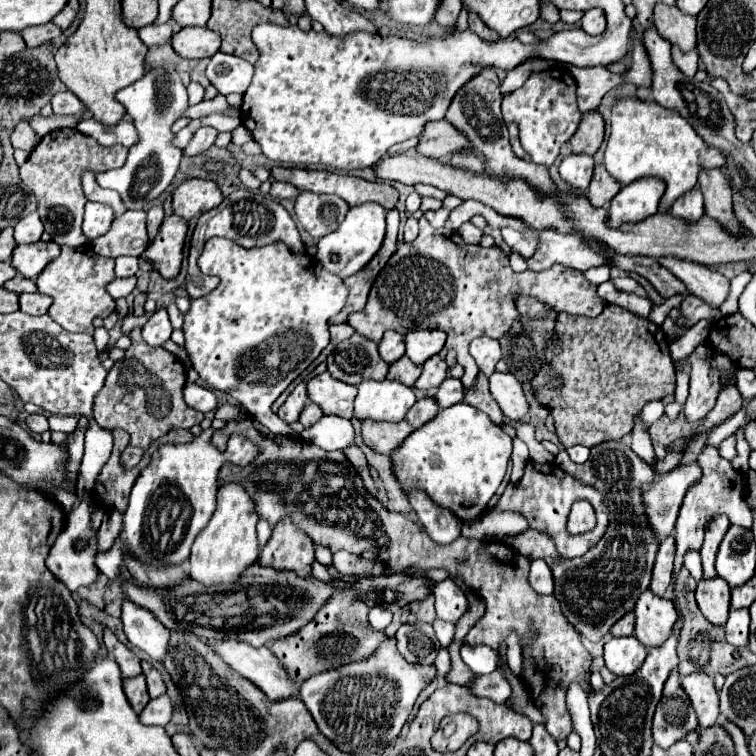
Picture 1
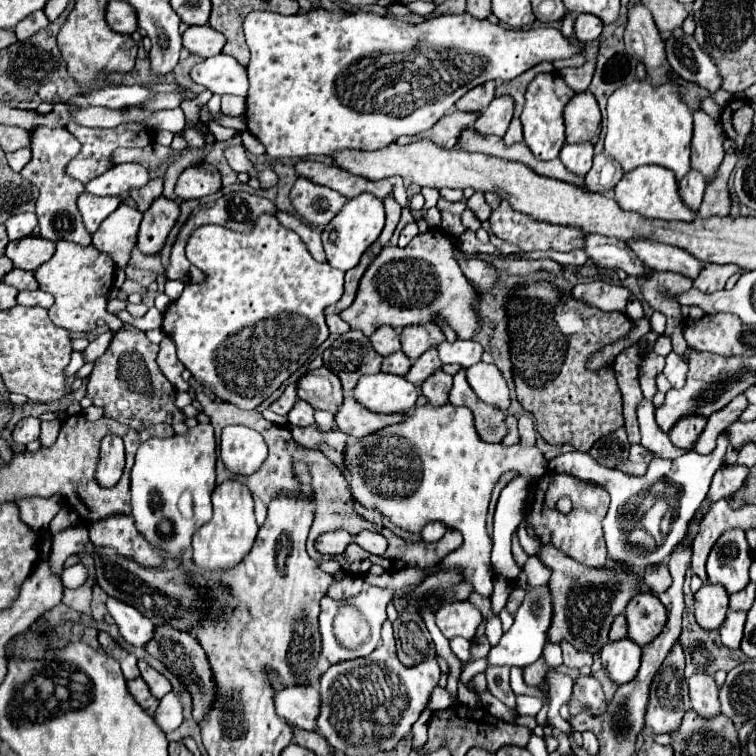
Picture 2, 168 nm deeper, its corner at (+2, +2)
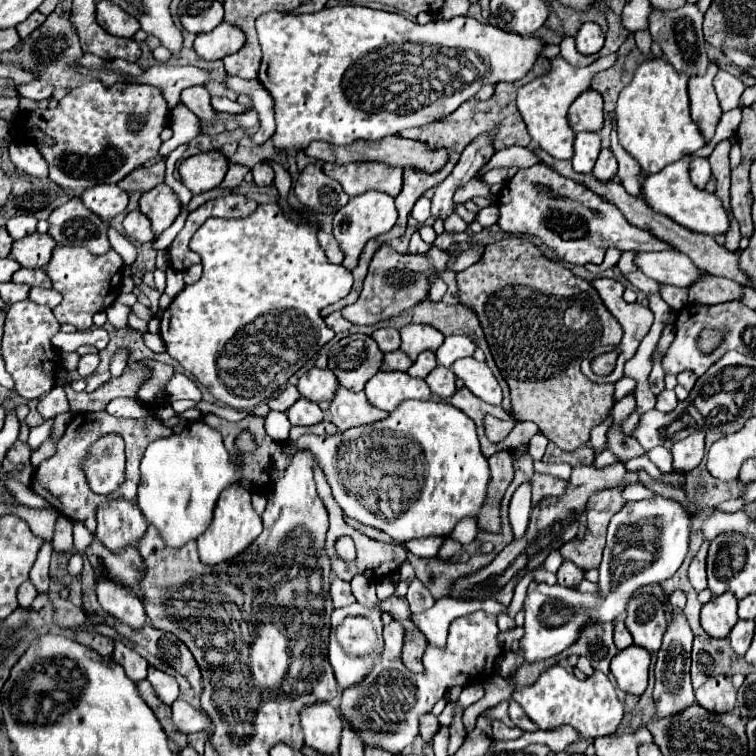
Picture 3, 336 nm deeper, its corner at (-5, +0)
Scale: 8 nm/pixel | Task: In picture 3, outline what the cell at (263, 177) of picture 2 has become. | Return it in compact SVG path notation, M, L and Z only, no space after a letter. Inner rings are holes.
M257 163L253 167L253 179L255 179L257 185L271 185L273 183L273 177L275 177L275 173L273 173L273 169L269 165Z

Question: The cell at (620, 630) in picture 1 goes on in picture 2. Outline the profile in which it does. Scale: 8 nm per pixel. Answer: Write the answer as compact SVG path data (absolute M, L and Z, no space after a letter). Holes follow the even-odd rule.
M618 615L612 623L612 629L610 629L610 641L620 641L622 637L626 637L628 629L626 629L626 619L624 615Z

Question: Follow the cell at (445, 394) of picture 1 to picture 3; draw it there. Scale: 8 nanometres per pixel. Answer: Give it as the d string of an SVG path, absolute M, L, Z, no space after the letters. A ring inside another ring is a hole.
M437 365L425 377L425 381L431 387L431 393L439 395L443 401L447 401L457 391L457 387L455 387L455 373L451 369L447 369L447 367L441 367L441 365Z

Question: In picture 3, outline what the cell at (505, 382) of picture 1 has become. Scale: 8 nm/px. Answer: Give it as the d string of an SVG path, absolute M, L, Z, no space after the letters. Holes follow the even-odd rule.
M465 357L465 359L459 359L453 363L453 371L459 379L463 379L465 387L473 395L483 399L485 403L501 405L503 391L501 391L499 381L495 379L491 369L487 367L487 363L481 363L473 357Z

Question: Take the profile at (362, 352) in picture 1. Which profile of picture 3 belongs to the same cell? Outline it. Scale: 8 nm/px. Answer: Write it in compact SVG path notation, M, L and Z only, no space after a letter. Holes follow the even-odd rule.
M363 333L347 335L329 349L329 369L337 375L341 387L361 391L365 383L379 371L383 353L373 337Z

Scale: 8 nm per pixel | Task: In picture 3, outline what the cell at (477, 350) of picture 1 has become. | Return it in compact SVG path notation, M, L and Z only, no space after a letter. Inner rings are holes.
M461 335L445 337L443 345L439 347L439 365L451 367L457 359L473 357L475 349L477 347L475 347L475 343L469 337L461 337Z

